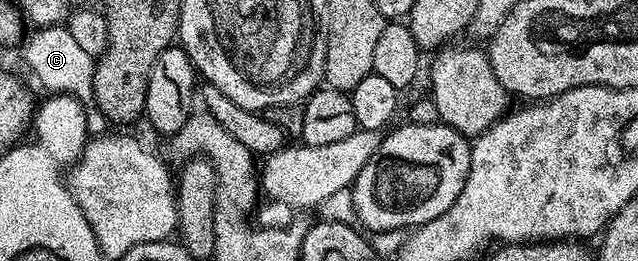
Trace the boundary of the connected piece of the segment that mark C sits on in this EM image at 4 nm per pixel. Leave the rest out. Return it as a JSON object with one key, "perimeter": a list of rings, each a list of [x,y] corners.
{"perimeter":[[[66,25],[44,26],[35,28],[26,35],[22,43],[23,62],[31,69],[31,74],[51,94],[67,94],[76,98],[86,108],[85,124],[87,133],[91,136],[103,136],[108,133],[107,118],[92,104],[93,102],[93,72],[96,59],[89,56],[89,52],[81,49],[81,44],[73,40]]]}

